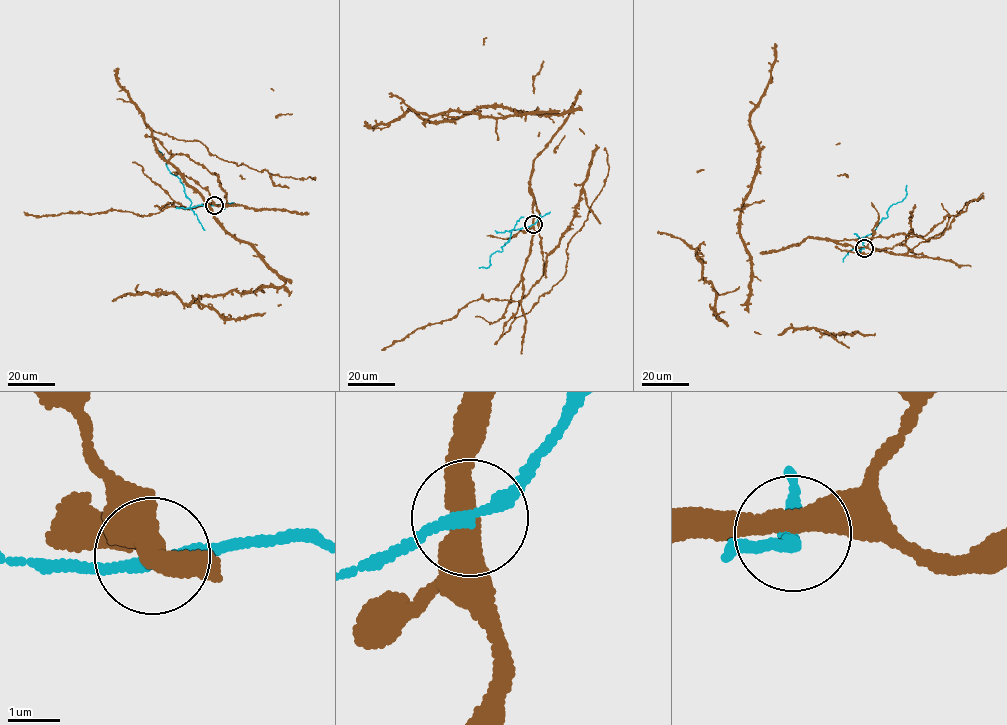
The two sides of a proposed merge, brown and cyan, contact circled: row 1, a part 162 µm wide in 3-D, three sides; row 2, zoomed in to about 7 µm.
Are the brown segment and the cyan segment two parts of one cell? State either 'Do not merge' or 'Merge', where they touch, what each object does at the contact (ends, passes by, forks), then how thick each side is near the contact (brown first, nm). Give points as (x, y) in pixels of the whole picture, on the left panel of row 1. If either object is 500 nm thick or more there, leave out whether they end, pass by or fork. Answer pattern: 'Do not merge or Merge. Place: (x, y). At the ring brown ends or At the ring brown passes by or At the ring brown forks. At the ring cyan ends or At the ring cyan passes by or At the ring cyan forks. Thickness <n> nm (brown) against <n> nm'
Do not merge. Place: (214, 205). At the ring brown passes by. At the ring cyan passes by. Thickness 420 nm (brown) against 220 nm

